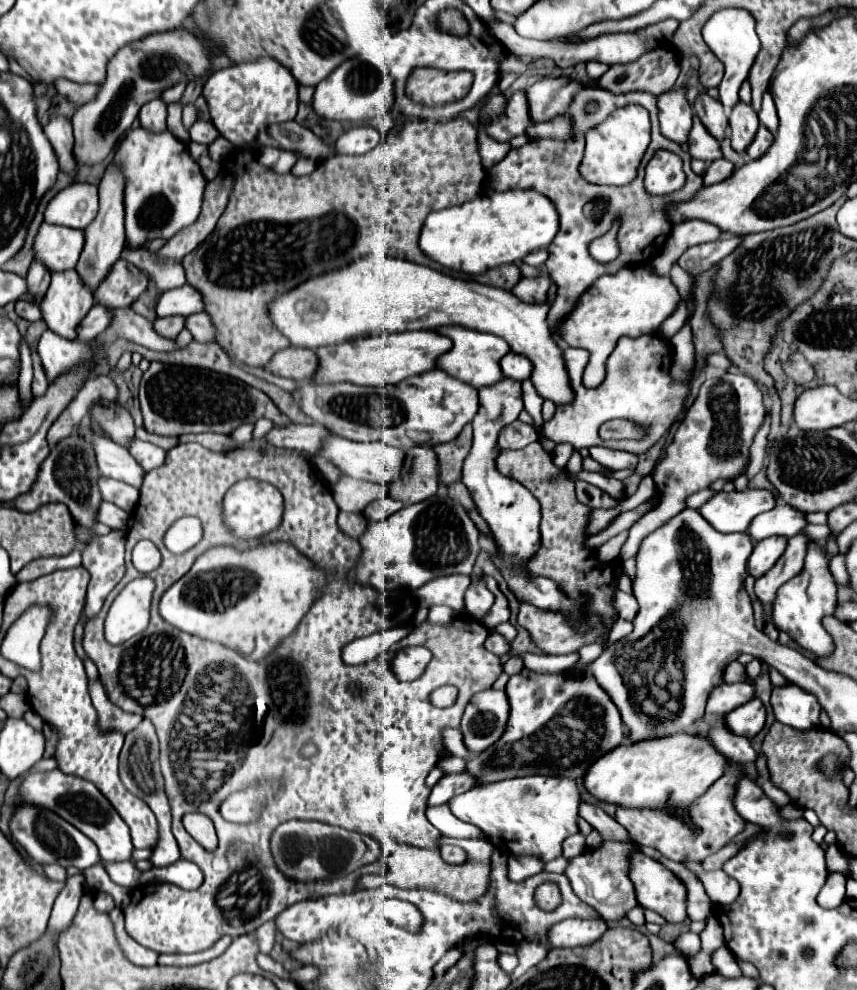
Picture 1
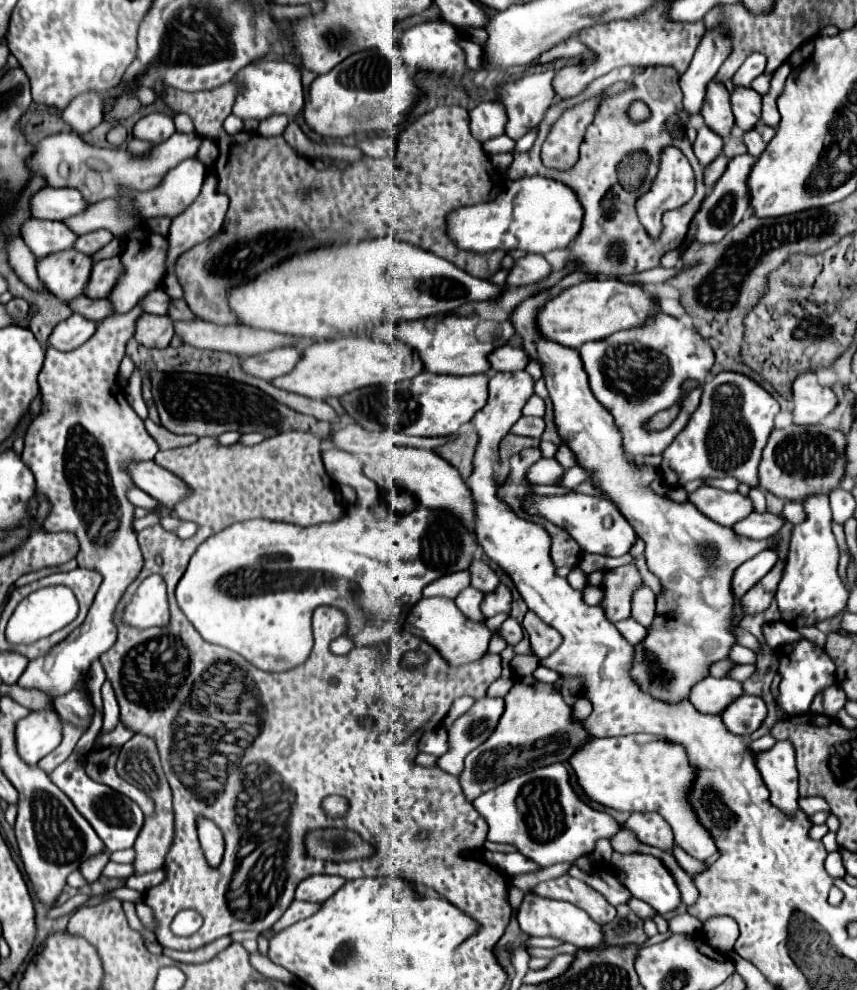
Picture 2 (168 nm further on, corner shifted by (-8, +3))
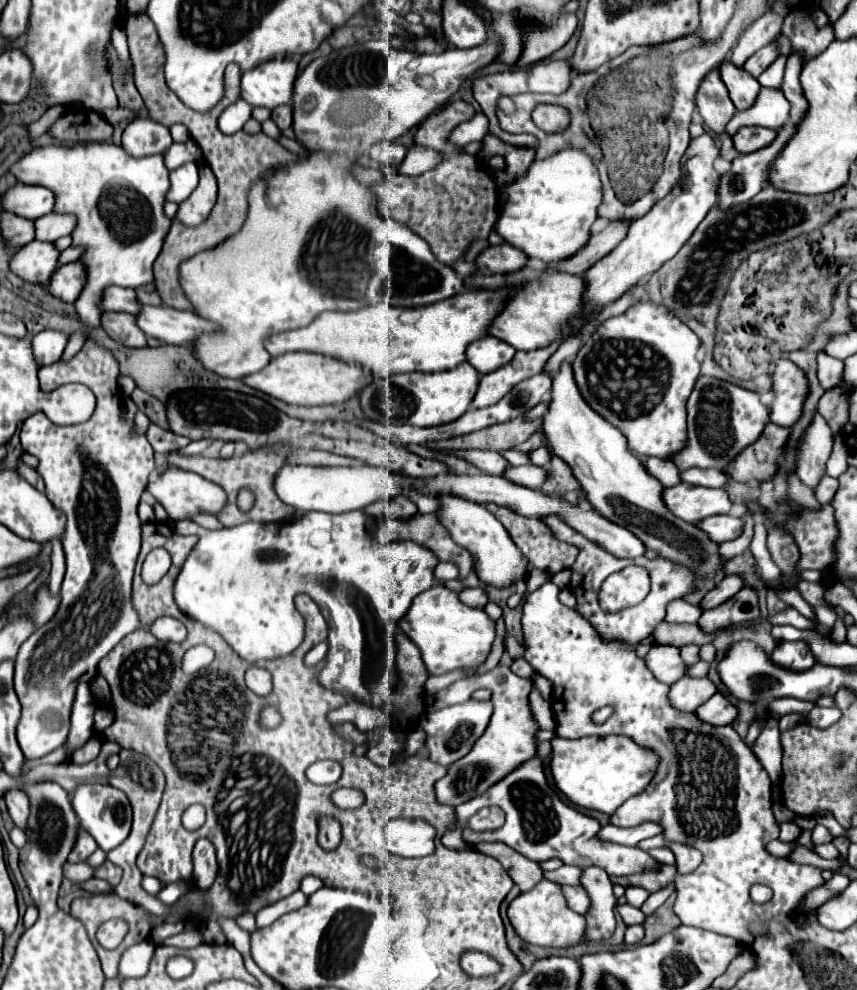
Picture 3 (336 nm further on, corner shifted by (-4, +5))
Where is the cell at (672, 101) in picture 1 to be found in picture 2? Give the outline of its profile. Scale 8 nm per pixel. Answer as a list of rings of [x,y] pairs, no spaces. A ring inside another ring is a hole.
[[[718,29],[708,31],[702,37],[688,71],[680,77],[682,105],[690,117],[700,113],[702,101],[706,97],[706,85],[714,79],[728,53],[730,53],[730,39],[724,35],[724,31],[720,33]]]

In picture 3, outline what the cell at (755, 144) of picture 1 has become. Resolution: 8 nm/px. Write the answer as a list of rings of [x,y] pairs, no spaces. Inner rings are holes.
[[[742,127],[732,139],[738,153],[752,153],[772,143],[776,139],[776,131],[764,127]]]

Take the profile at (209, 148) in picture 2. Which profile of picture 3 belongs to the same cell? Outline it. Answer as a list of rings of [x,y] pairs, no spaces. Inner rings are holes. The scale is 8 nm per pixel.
[[[190,139],[186,143],[172,143],[172,147],[168,151],[164,151],[164,165],[172,171],[188,161],[202,161],[202,151],[200,147]]]

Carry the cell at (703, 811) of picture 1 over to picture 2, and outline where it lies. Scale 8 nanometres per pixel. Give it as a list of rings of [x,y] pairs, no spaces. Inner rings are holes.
[[[632,813],[624,827],[632,829],[640,837],[640,841],[652,847],[658,847],[662,851],[674,849],[674,833],[658,813]]]

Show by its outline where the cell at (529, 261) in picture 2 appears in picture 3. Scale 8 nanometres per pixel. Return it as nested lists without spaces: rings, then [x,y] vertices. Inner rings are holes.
[[[508,243],[490,245],[476,257],[476,267],[484,275],[514,273],[520,267],[524,267],[524,263],[526,263],[526,255]]]

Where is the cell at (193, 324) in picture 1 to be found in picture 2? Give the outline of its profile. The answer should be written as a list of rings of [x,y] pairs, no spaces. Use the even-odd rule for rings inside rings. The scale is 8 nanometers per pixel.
[[[174,299],[172,301],[168,317],[172,317],[174,321],[194,321],[196,319],[196,315],[188,309],[188,305],[186,305],[184,299]]]

